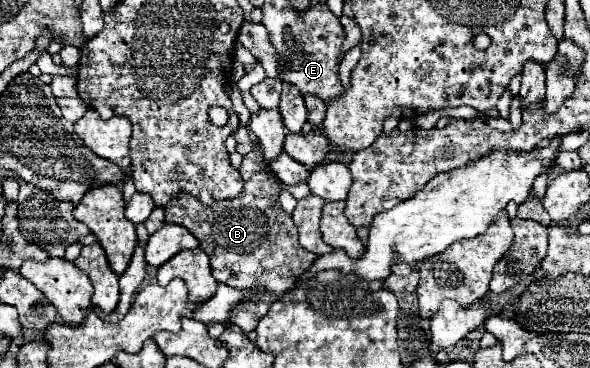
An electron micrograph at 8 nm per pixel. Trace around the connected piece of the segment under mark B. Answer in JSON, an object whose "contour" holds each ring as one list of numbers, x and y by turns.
{"contour":[[256,143,254,149,244,155,238,169,244,177,240,197,216,201,206,207,190,195,178,193,172,201,168,201,164,221,184,225,200,241,200,249,204,249,210,257,212,275,218,283,226,283,236,289,266,287,272,295,284,295,290,287,294,287,296,279,310,269,318,255,300,247,292,219,276,219,276,215,282,213,278,201,282,185,278,177,268,175,266,165,268,163,262,157,262,149]]}

